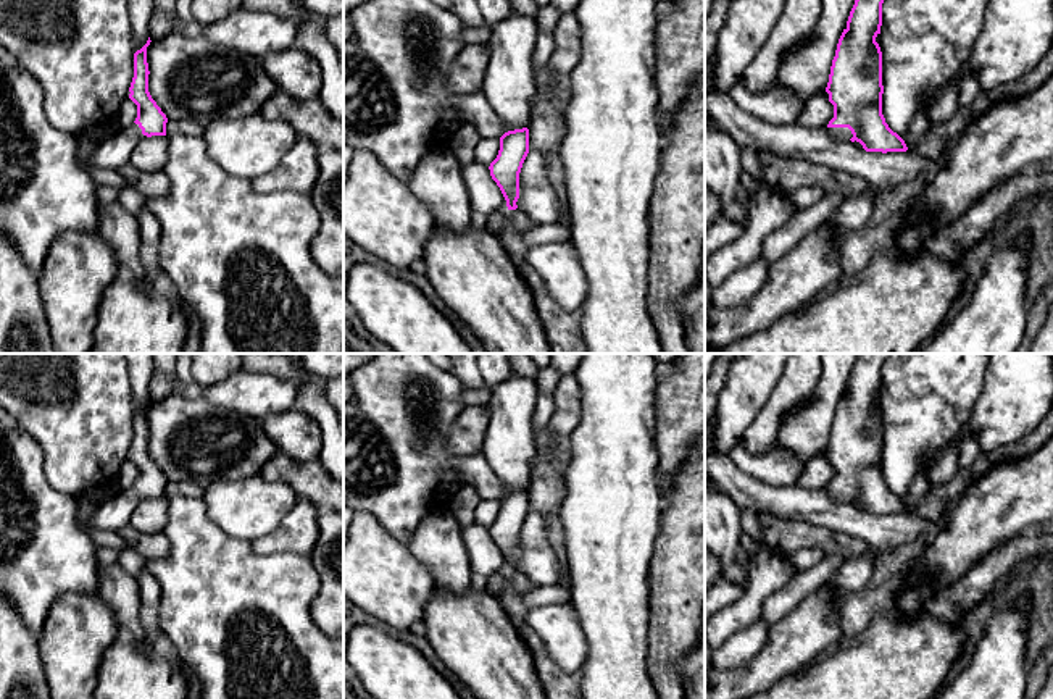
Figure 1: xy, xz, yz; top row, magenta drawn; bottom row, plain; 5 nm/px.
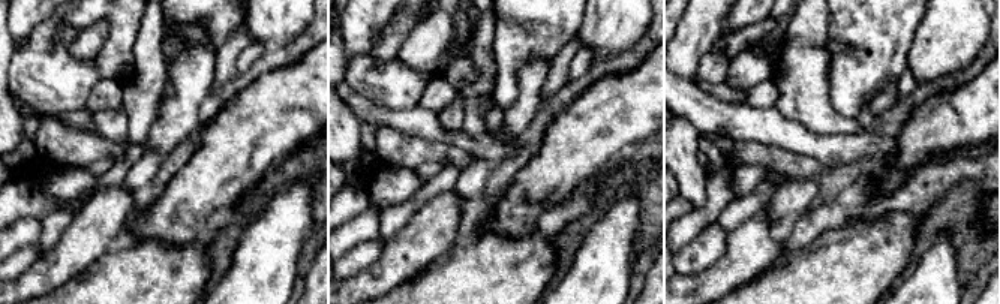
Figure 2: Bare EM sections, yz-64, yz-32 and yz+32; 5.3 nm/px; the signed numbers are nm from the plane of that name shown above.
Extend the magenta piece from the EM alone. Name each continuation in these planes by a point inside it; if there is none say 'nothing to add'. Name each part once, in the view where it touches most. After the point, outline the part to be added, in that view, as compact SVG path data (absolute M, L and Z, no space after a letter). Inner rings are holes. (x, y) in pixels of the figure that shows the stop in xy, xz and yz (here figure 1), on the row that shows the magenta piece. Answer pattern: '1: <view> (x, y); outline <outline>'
1: yz (836, 133); outline M827 128L827 131L834 140L850 140L853 137L848 128Z

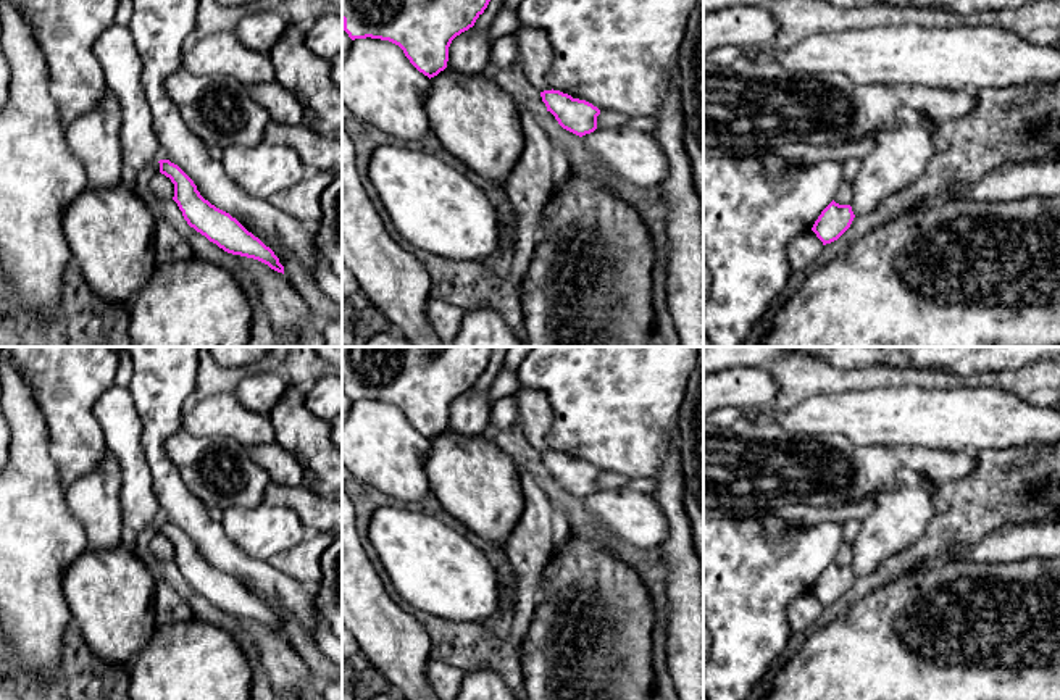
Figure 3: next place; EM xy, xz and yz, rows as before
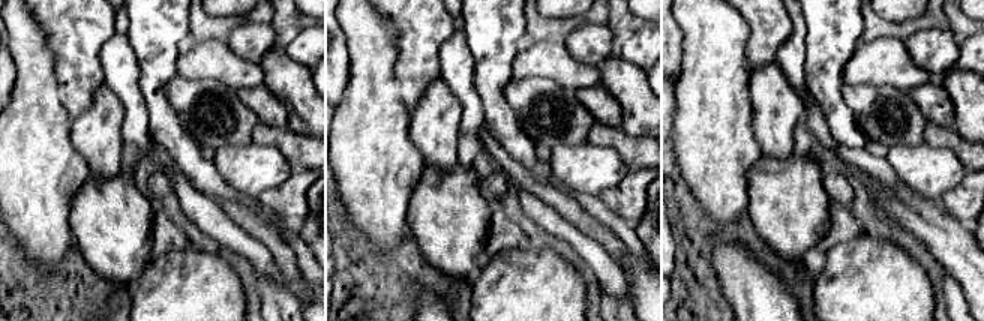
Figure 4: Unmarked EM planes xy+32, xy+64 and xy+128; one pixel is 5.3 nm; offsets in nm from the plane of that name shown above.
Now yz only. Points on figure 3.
nothing to add

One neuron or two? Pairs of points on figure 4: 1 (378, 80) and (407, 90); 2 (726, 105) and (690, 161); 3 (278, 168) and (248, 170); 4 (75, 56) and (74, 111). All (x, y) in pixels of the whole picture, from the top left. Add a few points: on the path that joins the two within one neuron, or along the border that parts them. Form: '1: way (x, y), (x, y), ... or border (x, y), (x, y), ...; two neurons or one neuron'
1: border (396, 50), (396, 89), (411, 113); two neurons
2: way (713, 119), (713, 132), (704, 147); one neuron
3: way (270, 168), (255, 168); one neuron
4: way (75, 69), (75, 98); one neuron

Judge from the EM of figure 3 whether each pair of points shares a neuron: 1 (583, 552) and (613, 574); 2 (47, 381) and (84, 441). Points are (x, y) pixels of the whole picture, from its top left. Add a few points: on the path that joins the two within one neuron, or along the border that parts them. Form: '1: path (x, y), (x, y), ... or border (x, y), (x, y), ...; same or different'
1: path (591, 560), (605, 574); same
2: path (62, 395), (68, 405), (71, 426); same

